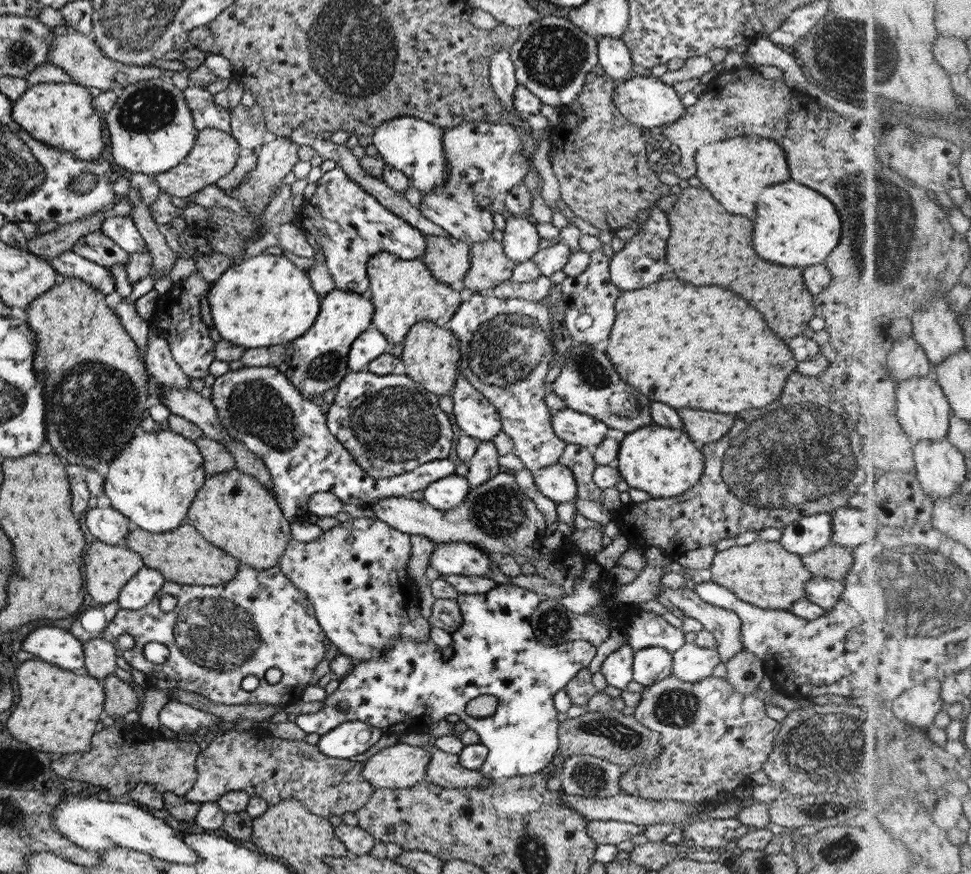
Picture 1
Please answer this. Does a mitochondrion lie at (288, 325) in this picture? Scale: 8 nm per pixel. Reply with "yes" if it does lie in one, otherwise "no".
no

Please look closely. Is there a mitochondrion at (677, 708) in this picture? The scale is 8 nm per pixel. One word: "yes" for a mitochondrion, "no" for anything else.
yes

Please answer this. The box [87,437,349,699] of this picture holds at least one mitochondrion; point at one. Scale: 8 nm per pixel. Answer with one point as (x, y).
(218, 635)

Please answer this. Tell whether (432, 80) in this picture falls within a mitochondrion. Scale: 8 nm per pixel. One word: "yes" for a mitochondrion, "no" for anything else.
no

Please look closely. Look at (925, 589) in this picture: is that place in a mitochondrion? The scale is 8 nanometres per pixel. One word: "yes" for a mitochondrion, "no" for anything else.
yes

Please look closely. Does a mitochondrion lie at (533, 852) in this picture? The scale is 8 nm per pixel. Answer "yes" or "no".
yes

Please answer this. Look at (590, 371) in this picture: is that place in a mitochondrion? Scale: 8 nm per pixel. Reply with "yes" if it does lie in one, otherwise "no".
yes

